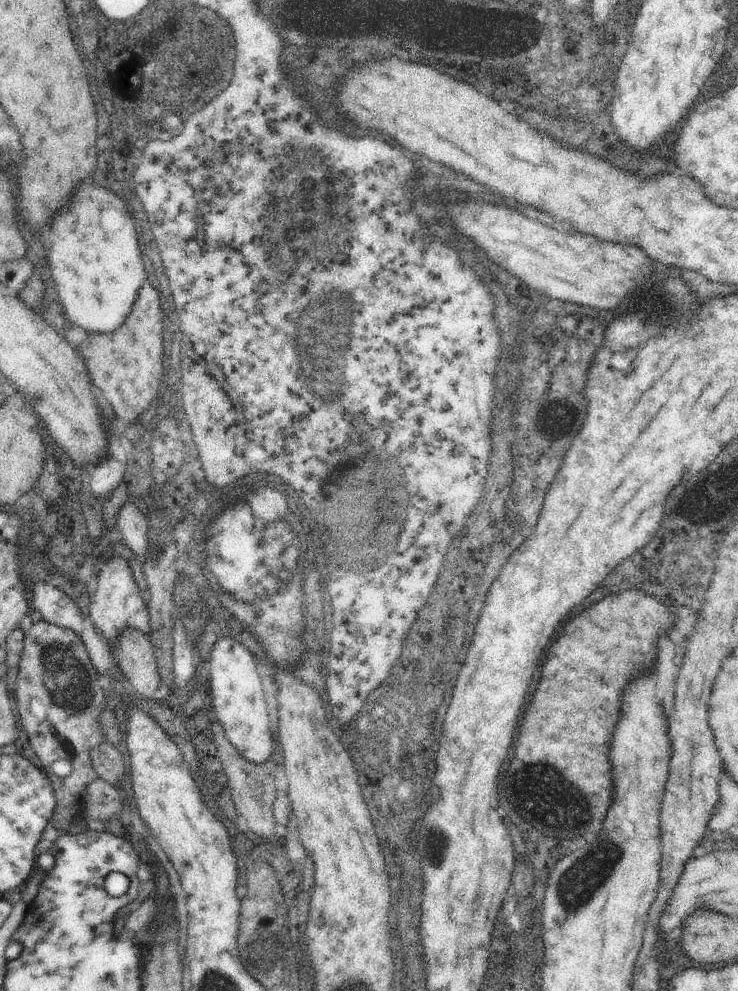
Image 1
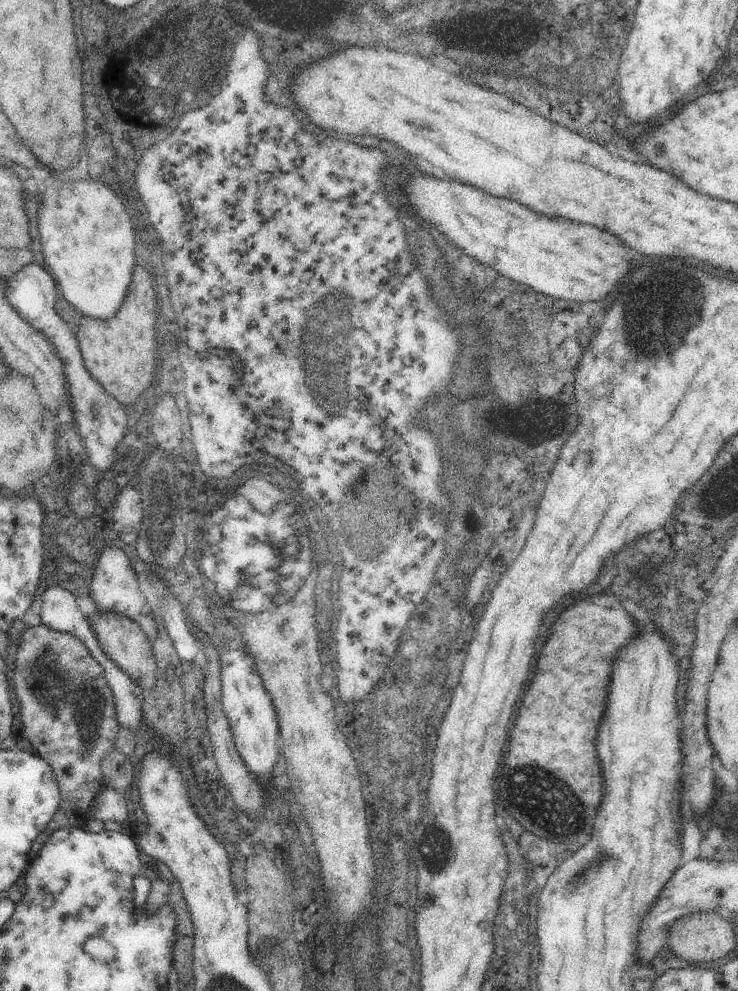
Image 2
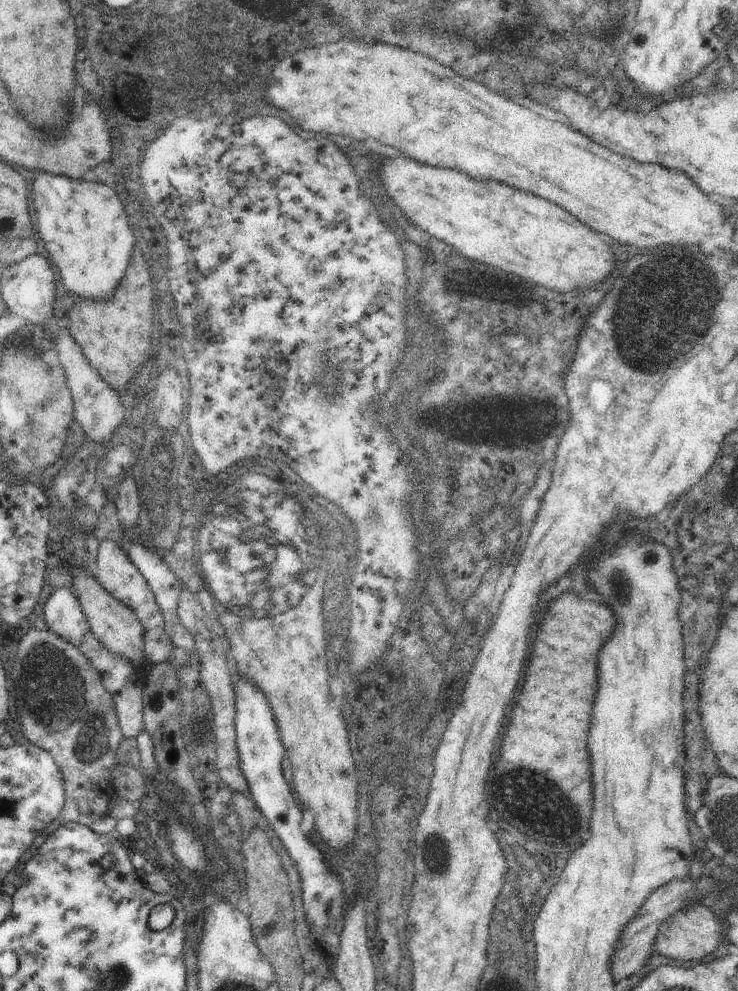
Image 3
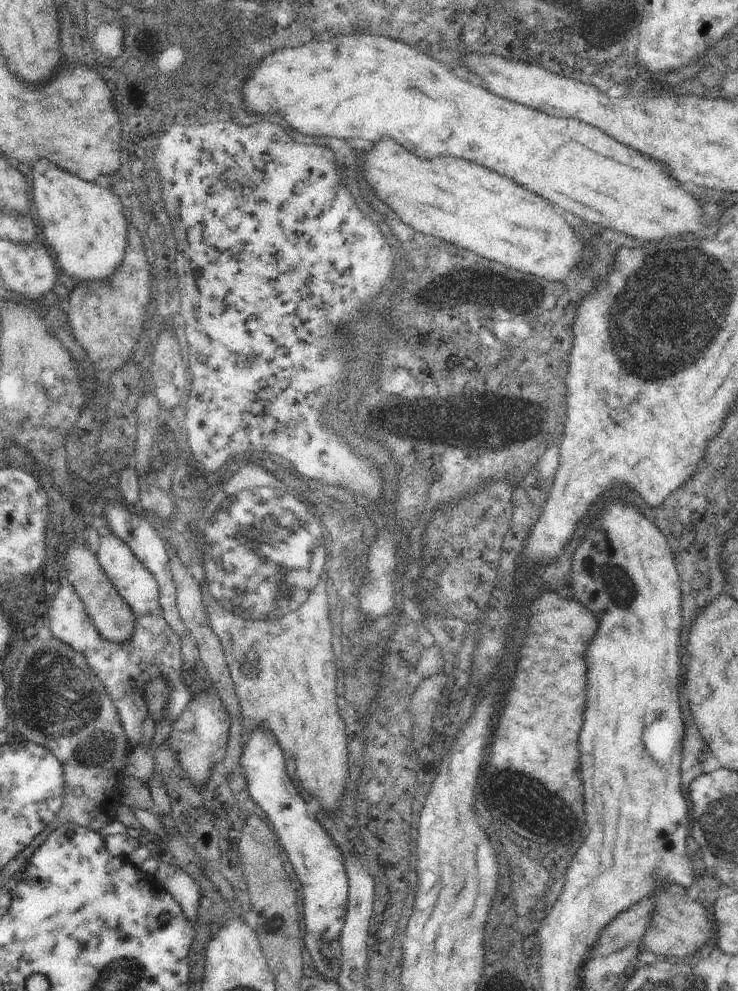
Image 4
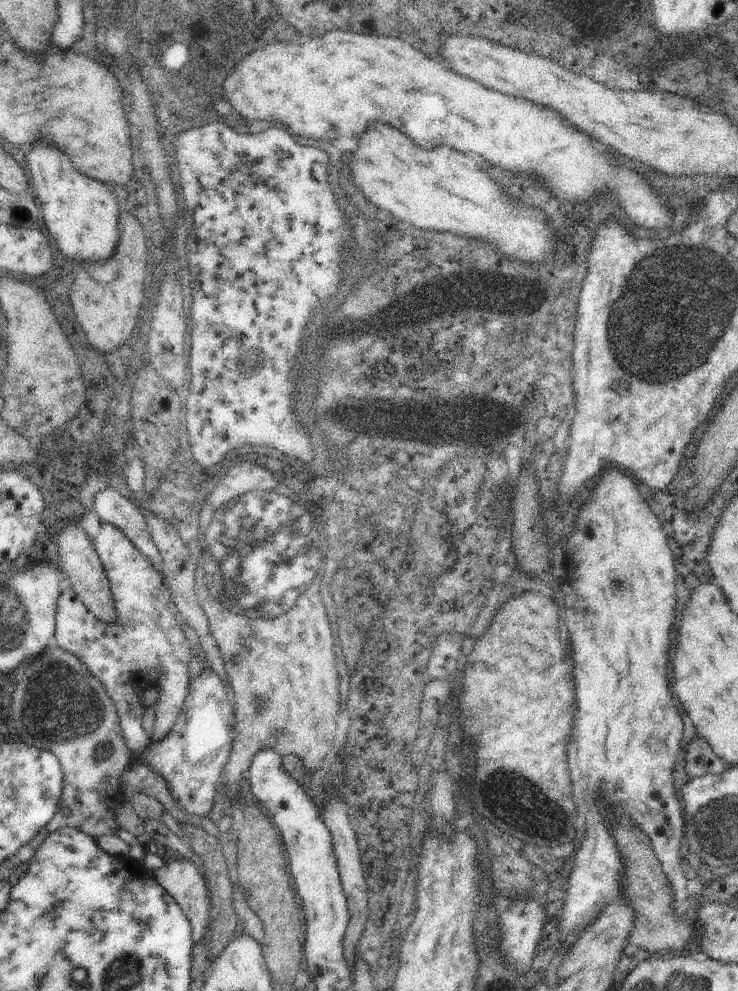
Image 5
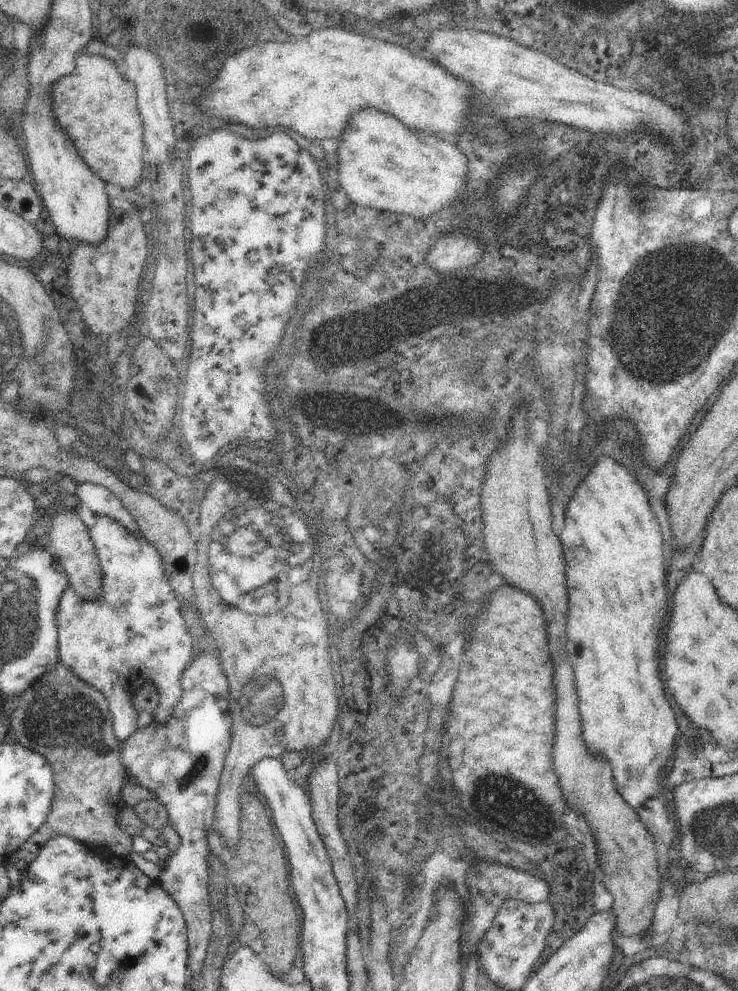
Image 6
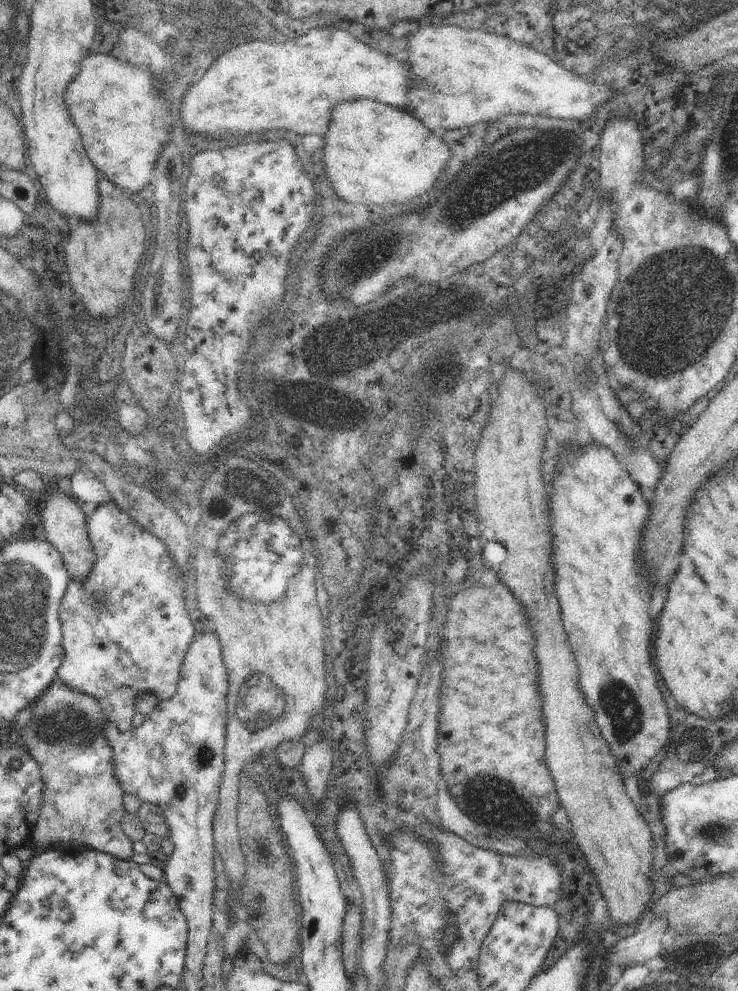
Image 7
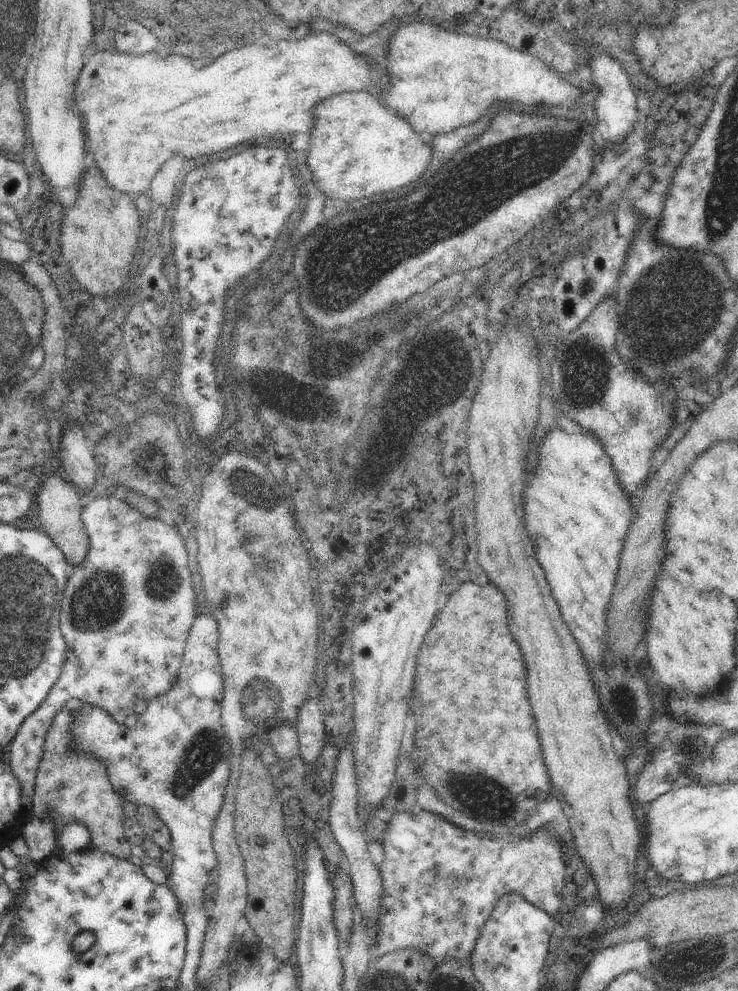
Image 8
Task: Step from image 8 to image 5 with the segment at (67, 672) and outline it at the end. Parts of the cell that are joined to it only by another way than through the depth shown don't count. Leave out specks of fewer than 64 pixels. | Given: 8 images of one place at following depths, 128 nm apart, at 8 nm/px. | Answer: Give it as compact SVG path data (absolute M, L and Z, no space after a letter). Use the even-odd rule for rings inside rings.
M101 522L93 543L110 581L116 620L104 622L96 618L76 591L68 587L57 600L53 644L82 660L92 676L102 684L115 704L124 742L134 755L142 752L152 738L162 740L170 734L188 694L191 645L176 622L176 607L170 588L164 586L163 575L154 568L154 564L114 524ZM153 681L160 692L152 735L142 727L142 716L147 708L140 704L138 690Z

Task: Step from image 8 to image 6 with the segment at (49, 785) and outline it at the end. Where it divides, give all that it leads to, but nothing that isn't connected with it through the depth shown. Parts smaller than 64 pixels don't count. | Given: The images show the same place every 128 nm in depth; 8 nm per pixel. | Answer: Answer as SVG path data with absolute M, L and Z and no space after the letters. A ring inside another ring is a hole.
M58 661L52 672L46 672L40 680L28 686L28 690L17 698L12 710L14 714L12 714L10 724L14 728L17 742L48 760L48 764L52 766L54 784L56 784L50 814L46 822L18 850L13 852L14 862L18 860L24 860L28 864L34 862L40 850L46 846L46 842L57 836L68 836L92 848L105 847L116 856L128 858L128 854L133 851L132 837L118 828L116 818L114 818L116 812L120 812L120 808L116 806L120 806L118 804L120 790L122 786L126 786L128 778L126 767L120 762L121 742L114 734L113 716L104 694L88 686L88 682L76 678L76 674L70 668L66 668Z

